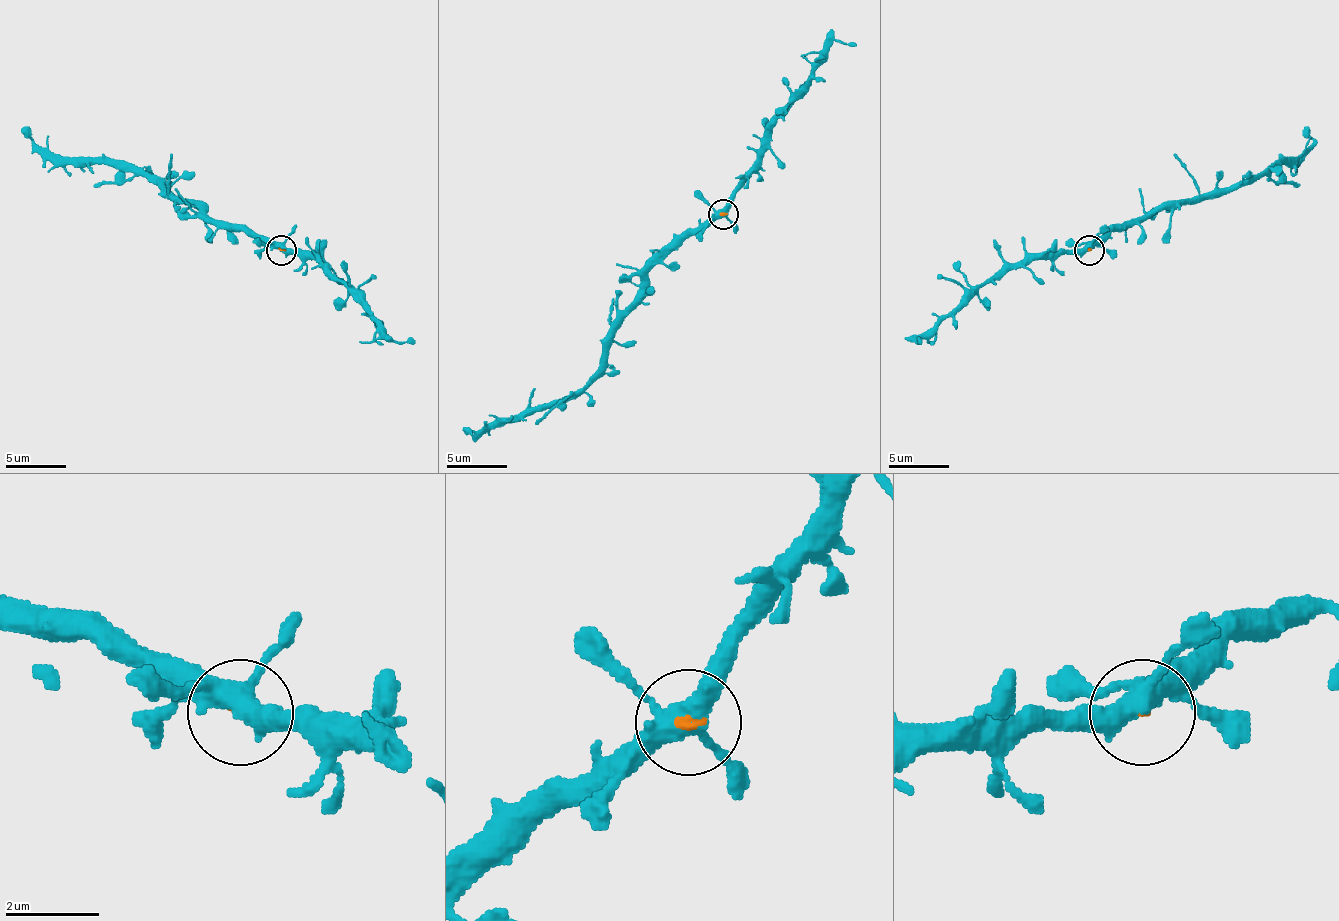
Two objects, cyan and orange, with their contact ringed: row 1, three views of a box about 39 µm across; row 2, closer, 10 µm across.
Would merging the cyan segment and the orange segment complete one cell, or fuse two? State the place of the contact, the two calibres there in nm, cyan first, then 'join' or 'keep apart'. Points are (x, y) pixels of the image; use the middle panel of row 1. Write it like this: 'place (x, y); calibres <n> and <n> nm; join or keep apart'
place (723, 214); calibres 440 and 90 nm; join

